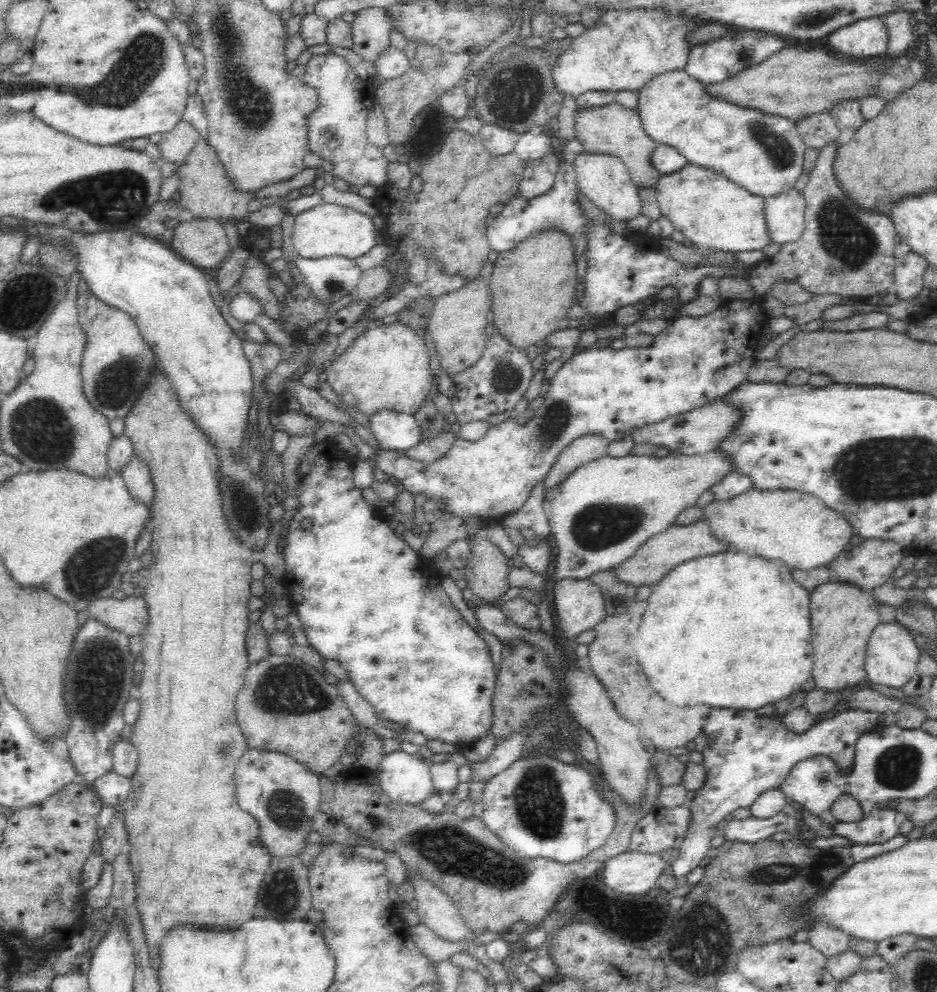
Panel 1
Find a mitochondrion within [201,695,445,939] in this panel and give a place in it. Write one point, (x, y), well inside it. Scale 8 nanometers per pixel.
(285, 809)

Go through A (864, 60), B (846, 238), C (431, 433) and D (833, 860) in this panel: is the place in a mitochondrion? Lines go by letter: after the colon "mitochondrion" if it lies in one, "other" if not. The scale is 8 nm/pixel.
A: other
B: mitochondrion
C: other
D: mitochondrion

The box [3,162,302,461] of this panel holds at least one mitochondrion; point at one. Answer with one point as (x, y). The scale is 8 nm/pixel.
(117, 198)

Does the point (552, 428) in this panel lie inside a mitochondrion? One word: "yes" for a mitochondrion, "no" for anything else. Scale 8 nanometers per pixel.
yes

